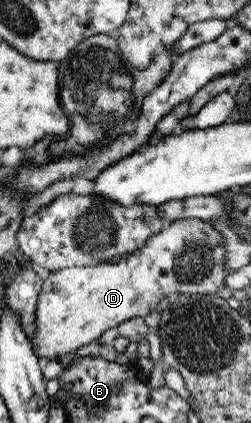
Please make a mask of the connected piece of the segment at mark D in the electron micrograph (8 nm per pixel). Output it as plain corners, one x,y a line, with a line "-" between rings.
186,218
168,223
160,233
156,233
142,248
121,259
95,266
80,266
57,269
43,280
37,299
34,319
34,337
31,344
40,363
60,359
75,352
82,345
93,343
104,331
118,327
120,323
133,318
145,318
156,310
164,299
176,294
216,294
224,287
226,275
232,270
224,266
226,253
223,237
210,222
199,218

